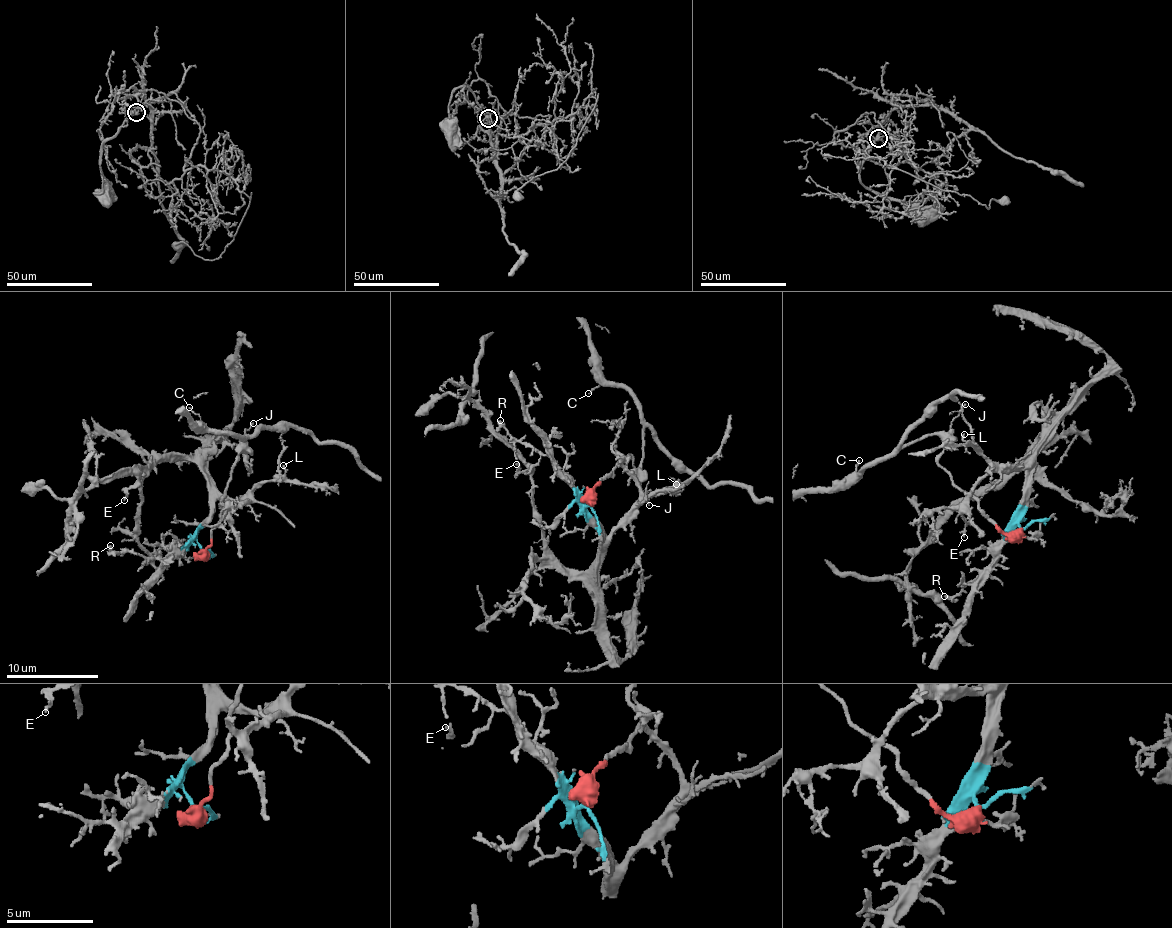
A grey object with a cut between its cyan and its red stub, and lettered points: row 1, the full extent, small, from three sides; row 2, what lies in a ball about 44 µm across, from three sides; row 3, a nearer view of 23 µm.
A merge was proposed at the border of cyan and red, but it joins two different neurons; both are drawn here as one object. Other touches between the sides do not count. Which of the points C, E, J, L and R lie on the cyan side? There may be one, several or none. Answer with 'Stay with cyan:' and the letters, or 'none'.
Stay with cyan: E, L, R

